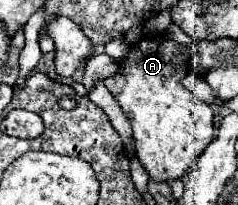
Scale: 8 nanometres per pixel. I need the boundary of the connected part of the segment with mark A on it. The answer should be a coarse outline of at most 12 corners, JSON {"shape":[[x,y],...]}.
{"shape":[[151,35],[105,87],[151,181],[187,177],[215,137],[183,85],[189,57]]}

